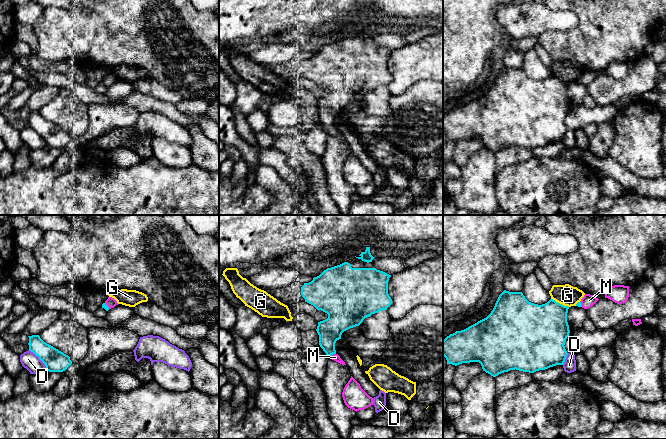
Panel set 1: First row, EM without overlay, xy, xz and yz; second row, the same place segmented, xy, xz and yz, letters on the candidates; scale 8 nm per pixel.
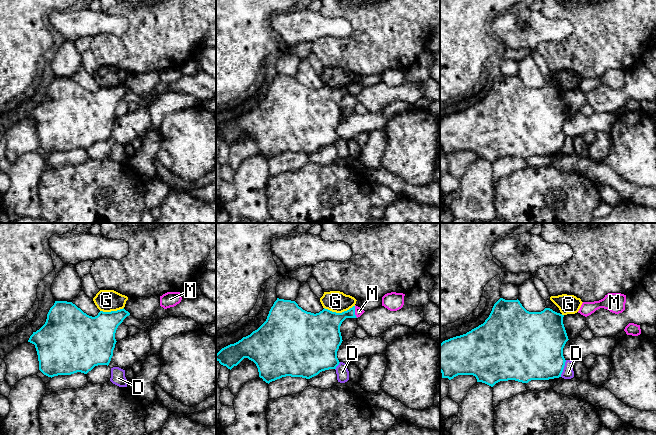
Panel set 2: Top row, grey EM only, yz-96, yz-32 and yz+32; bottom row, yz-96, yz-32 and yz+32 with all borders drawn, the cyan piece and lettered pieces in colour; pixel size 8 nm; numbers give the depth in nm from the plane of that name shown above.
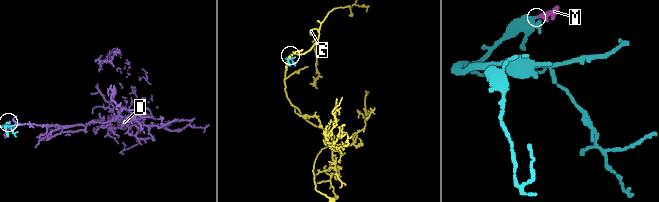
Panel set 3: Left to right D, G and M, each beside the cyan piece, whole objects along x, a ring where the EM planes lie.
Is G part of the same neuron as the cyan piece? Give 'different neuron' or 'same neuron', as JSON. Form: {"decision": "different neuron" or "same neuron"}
{"decision": "different neuron"}

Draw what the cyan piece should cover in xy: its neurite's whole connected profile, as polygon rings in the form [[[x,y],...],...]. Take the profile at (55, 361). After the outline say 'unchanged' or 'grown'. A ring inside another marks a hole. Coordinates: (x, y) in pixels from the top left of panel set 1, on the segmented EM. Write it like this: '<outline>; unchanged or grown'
[[[39,335],[29,337],[29,350],[45,364],[49,372],[63,372],[71,364],[70,357],[44,342]]]; unchanged

